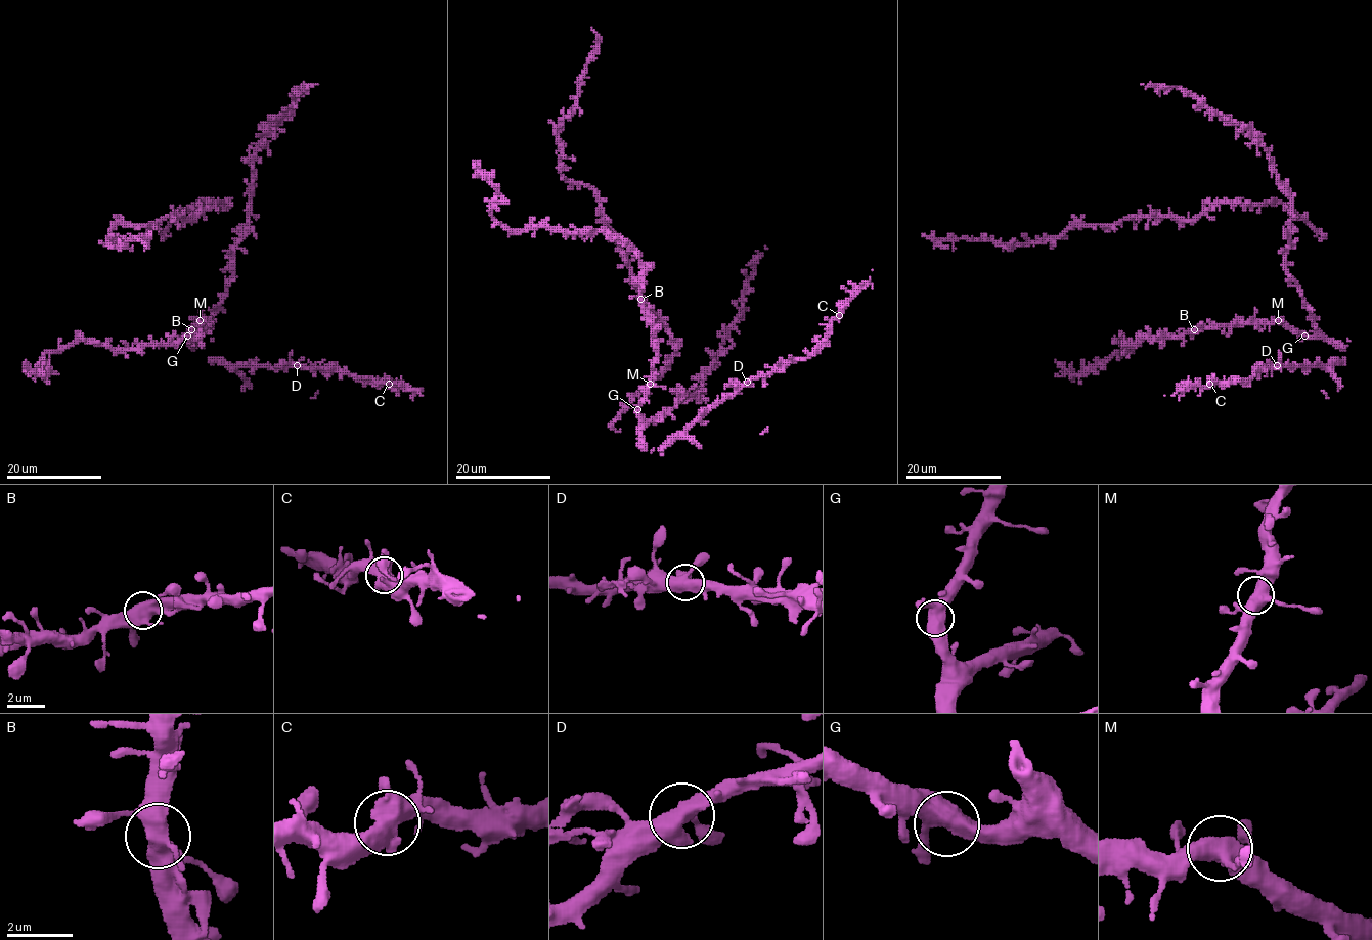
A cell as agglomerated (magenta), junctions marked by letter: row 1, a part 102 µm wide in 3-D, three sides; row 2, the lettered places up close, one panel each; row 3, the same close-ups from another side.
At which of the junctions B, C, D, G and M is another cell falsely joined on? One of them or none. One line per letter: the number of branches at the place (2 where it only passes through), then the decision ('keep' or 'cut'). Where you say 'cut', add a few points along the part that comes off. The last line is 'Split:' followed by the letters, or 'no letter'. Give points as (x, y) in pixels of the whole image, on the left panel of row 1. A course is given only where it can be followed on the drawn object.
B: branches 3; keep
C: branches 3; keep
D: branches 3; keep
G: branches 3; keep
M: branches 3; keep
Split: no letter

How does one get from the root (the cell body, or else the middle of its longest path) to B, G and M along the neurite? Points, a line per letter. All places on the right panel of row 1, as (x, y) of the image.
B: (1285, 254), (1285, 272), (1297, 286), (1310, 314), (1316, 330), (1313, 336), (1297, 334), (1277, 321), (1194, 329)
G: (1285, 254), (1285, 272), (1297, 286), (1316, 330), (1313, 336), (1304, 336)
M: (1285, 254), (1285, 272), (1297, 286), (1316, 331), (1313, 336), (1297, 334), (1278, 320)

